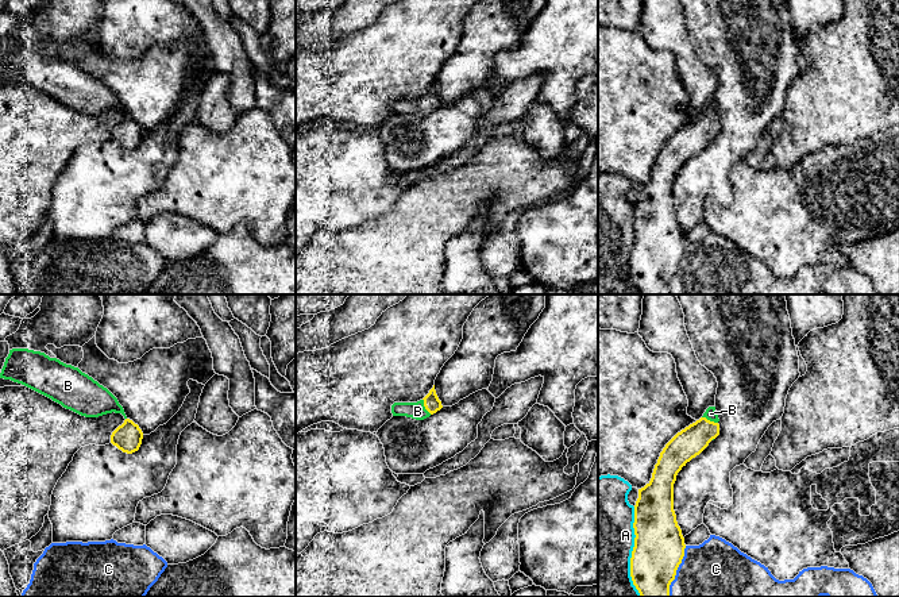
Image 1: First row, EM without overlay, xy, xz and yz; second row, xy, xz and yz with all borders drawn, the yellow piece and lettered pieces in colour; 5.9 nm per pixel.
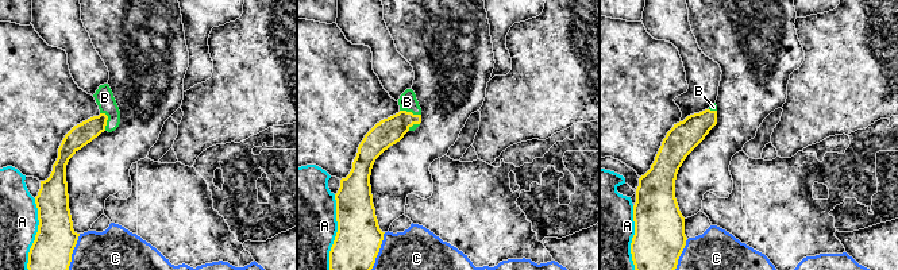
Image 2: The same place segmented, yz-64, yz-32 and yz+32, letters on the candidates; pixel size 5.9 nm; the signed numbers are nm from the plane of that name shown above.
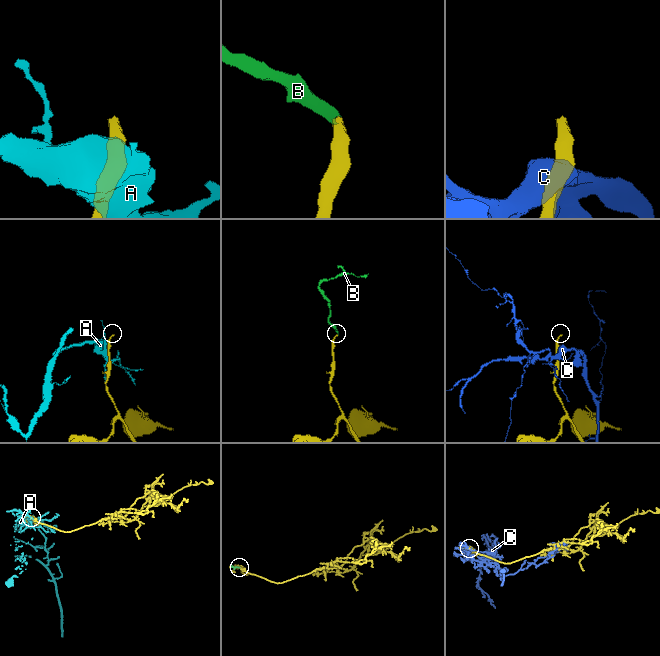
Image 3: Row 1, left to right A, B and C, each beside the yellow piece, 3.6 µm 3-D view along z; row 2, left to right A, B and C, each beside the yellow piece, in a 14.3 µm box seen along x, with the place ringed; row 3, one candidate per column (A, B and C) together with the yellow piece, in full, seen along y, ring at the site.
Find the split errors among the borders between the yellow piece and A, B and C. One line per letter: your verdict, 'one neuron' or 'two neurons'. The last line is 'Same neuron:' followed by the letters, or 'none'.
A: two neurons
B: one neuron
C: two neurons
Same neuron: B

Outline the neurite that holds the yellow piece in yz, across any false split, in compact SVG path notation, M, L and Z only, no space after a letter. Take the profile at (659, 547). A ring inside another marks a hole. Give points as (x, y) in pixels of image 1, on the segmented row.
M715 407L678 432L663 448L651 481L634 505L630 577L641 597L670 597L670 585L684 556L684 538L674 511L678 473L719 435Z

